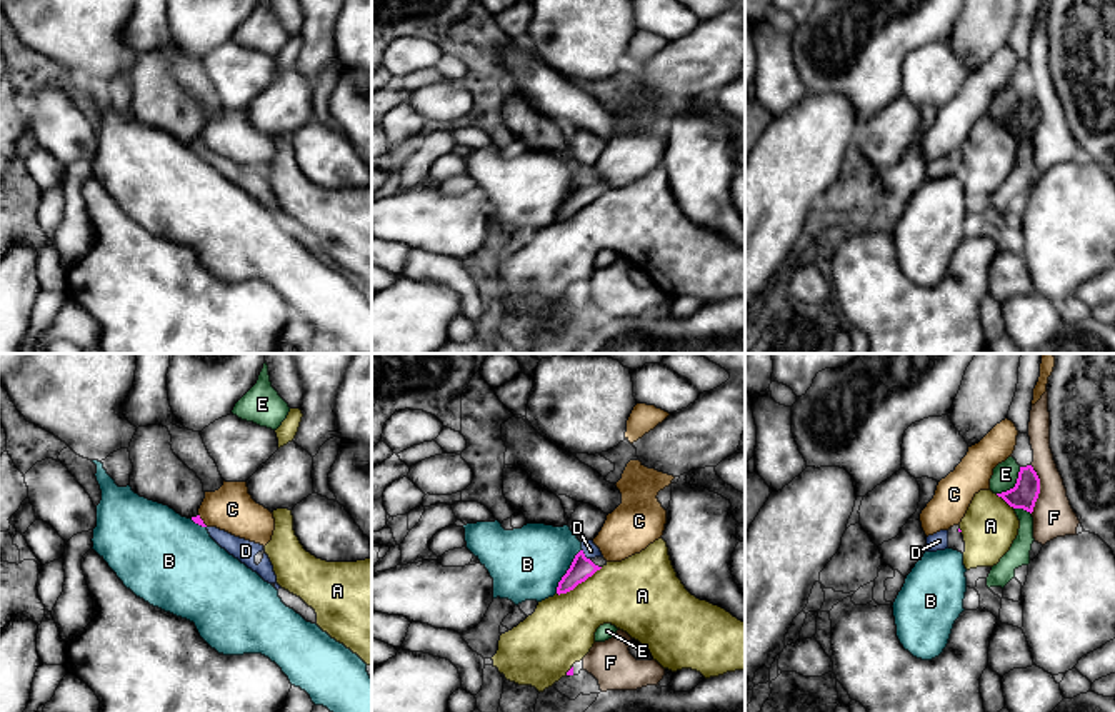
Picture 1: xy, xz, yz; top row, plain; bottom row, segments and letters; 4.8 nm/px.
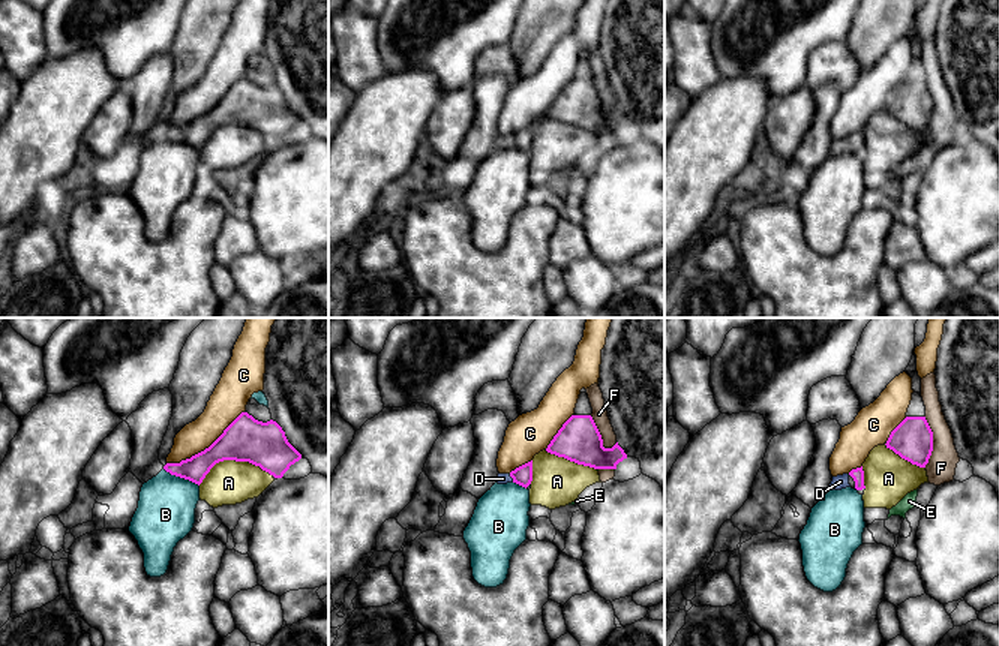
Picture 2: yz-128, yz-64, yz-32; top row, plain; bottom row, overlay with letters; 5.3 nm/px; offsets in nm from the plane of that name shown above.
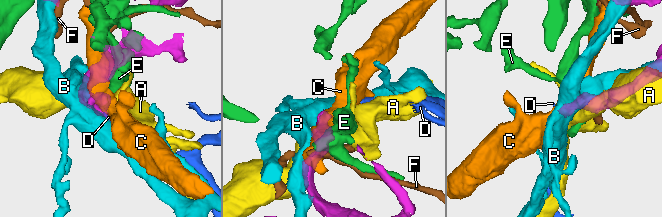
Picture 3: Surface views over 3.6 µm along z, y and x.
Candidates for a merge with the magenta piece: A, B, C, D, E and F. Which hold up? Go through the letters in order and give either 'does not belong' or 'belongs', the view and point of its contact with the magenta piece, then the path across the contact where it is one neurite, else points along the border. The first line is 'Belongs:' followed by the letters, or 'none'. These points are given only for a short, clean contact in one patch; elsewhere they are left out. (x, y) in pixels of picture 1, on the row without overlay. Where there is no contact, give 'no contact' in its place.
Belongs: D
A: does not belong; meets magenta in xz at (579, 209)
B: does not belong; meets magenta in xz at (567, 197)
C: does not belong; meets magenta in xy at (202, 147)
D: belongs; meets magenta in xz at (584, 180); runs through xz (582, 194), (584, 180), (590, 177)
E: does not belong; meets magenta in yz at (1015, 112)
F: does not belong; meets magenta in yz at (1039, 115)

